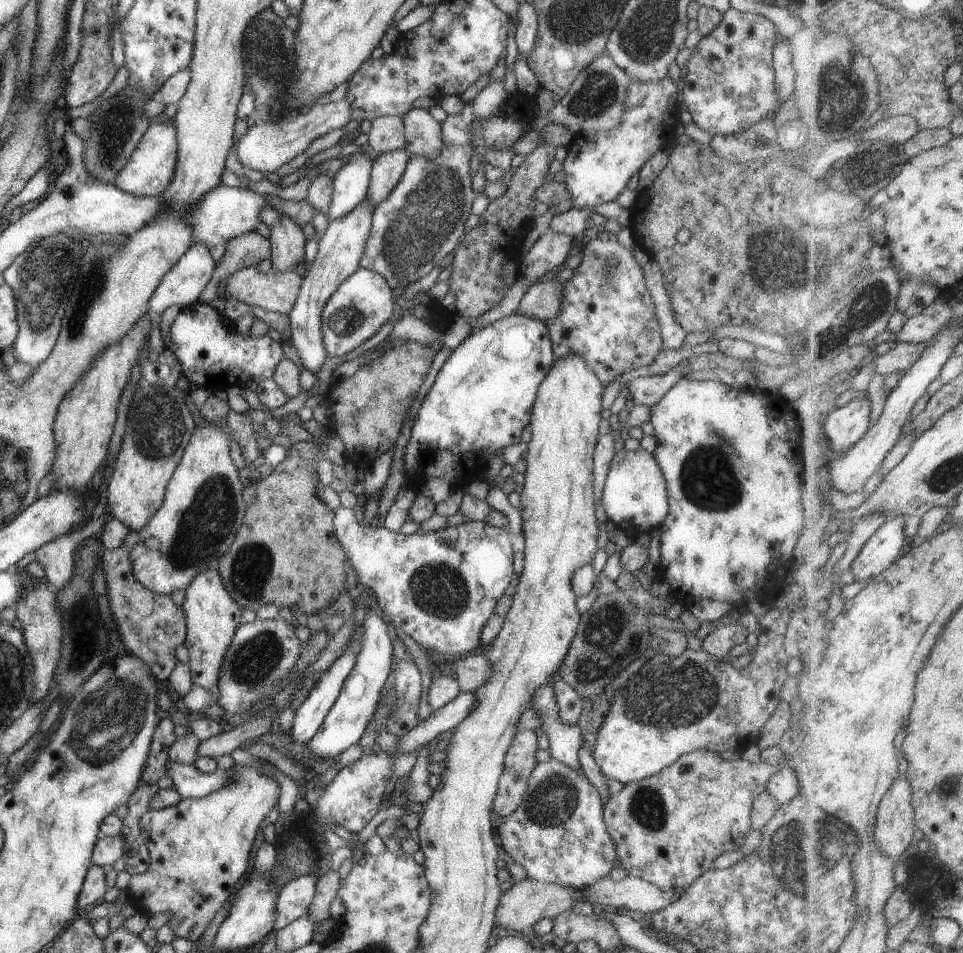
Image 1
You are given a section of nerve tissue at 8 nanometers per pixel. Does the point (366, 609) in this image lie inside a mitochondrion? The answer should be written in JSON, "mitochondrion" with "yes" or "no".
{"mitochondrion":"no"}

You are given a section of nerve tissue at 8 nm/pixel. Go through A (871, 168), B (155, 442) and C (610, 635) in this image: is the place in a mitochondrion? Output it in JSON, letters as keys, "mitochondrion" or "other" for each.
{"A":"mitochondrion","B":"mitochondrion","C":"mitochondrion"}

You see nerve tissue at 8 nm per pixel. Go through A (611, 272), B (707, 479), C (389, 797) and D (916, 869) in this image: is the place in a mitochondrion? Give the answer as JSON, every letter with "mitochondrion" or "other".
{"A":"mitochondrion","B":"mitochondrion","C":"other","D":"other"}

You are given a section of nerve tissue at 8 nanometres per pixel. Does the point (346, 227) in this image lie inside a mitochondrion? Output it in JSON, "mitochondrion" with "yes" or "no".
{"mitochondrion":"no"}

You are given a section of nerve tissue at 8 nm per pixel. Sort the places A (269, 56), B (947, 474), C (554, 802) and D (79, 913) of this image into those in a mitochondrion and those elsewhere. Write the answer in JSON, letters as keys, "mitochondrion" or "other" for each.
{"A":"mitochondrion","B":"mitochondrion","C":"mitochondrion","D":"other"}

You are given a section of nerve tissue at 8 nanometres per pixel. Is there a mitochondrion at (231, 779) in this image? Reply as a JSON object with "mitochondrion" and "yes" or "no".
{"mitochondrion":"no"}

